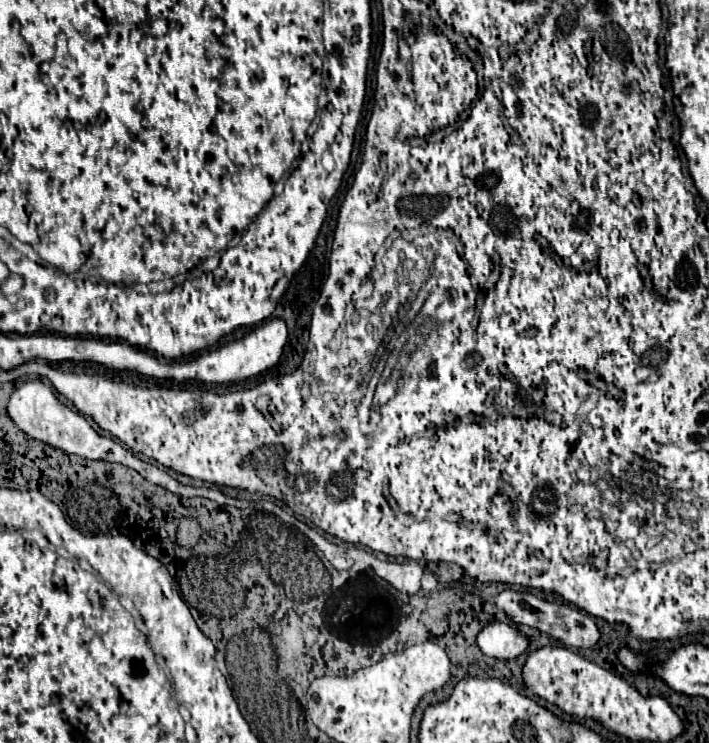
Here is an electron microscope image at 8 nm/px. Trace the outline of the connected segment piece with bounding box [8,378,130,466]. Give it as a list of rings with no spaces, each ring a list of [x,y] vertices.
[[[28,380],[24,384],[20,384],[16,388],[16,392],[12,394],[10,402],[8,402],[8,414],[14,420],[14,424],[24,430],[26,434],[30,434],[32,438],[46,442],[54,448],[60,448],[68,454],[76,454],[88,460],[104,460],[104,462],[120,462],[130,466],[130,452],[118,444],[112,438],[104,438],[100,436],[80,412],[70,410],[66,404],[62,404],[52,388],[48,384],[44,384],[42,380]]]

